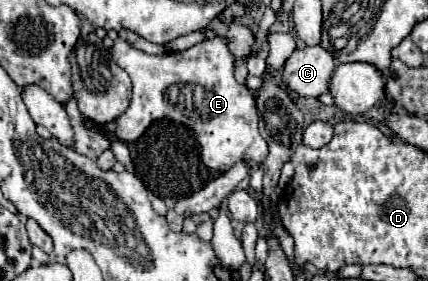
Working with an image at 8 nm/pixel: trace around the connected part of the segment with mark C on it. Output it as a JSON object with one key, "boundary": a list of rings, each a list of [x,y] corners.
{"boundary":[[[321,45],[303,47],[293,51],[285,61],[281,81],[289,91],[295,91],[301,97],[319,97],[321,93],[327,93],[335,67],[335,59]]]}

